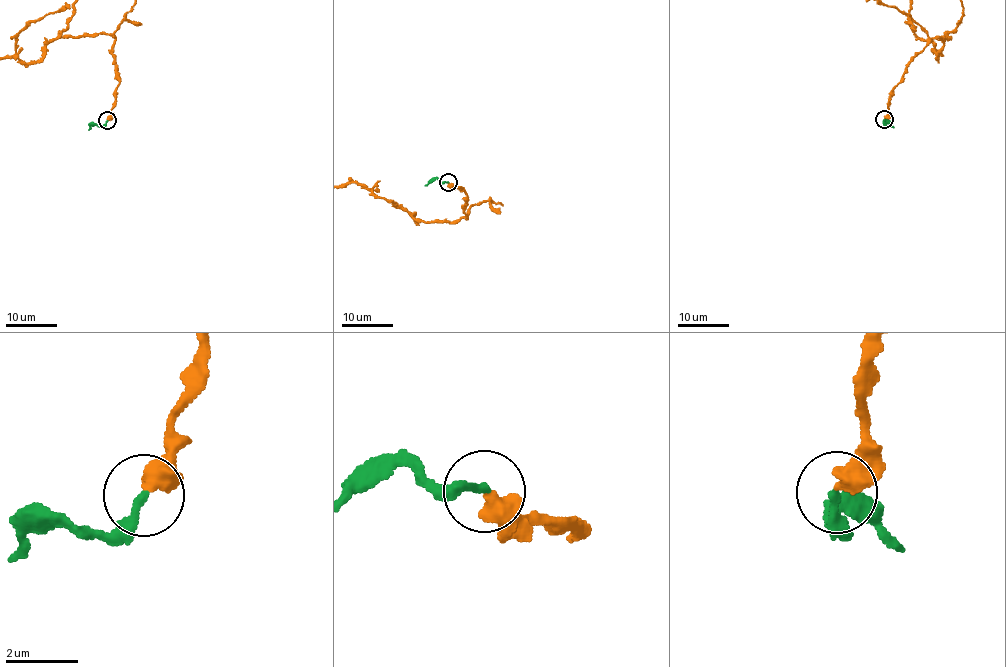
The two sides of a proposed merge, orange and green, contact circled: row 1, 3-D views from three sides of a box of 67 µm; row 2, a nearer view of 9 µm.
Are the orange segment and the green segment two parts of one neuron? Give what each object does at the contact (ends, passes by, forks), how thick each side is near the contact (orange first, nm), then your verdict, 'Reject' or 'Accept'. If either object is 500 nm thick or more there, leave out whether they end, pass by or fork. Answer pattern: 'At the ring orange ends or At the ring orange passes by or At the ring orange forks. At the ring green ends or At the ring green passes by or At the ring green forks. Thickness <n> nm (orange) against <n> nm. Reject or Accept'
Thickness 500 nm (orange) against 220 nm. Accept

